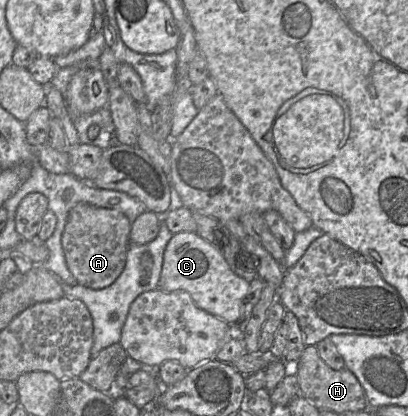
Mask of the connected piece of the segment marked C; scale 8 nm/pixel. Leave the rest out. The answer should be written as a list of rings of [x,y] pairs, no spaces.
[[[179,232],[169,240],[163,257],[158,288],[164,291],[185,290],[195,304],[229,325],[238,324],[243,299],[250,283],[238,276],[222,253],[196,232]]]

